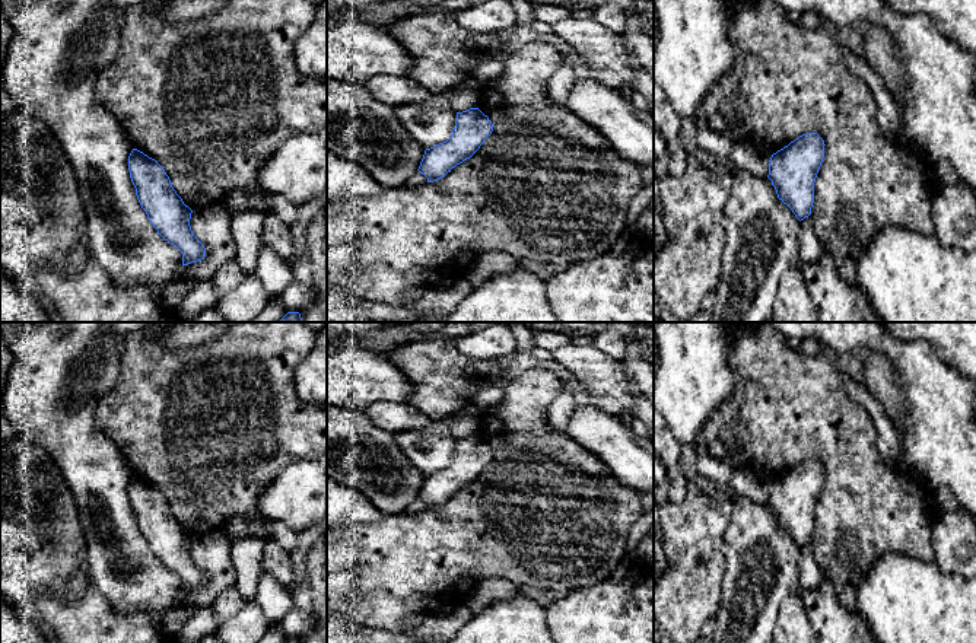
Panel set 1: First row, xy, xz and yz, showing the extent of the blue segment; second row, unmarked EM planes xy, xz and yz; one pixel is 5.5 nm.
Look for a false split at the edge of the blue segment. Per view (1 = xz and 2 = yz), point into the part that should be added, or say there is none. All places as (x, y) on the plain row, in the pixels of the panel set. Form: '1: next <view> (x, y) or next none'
1: next none
2: next none

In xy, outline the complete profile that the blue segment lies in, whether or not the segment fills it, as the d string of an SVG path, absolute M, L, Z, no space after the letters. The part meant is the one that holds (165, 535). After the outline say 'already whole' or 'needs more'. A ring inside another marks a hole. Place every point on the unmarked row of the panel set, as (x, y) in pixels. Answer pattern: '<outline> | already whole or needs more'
M133 475L128 483L128 497L142 535L146 538L158 560L181 577L182 592L204 586L206 574L194 563L190 553L193 537L185 532L182 525L177 521L165 496L155 486L137 475Z | already whole

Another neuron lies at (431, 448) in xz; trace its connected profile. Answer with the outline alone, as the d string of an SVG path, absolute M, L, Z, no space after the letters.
M448 418L433 420L430 426L404 429L394 434L398 448L425 475L446 468L454 458L457 439L451 433Z

